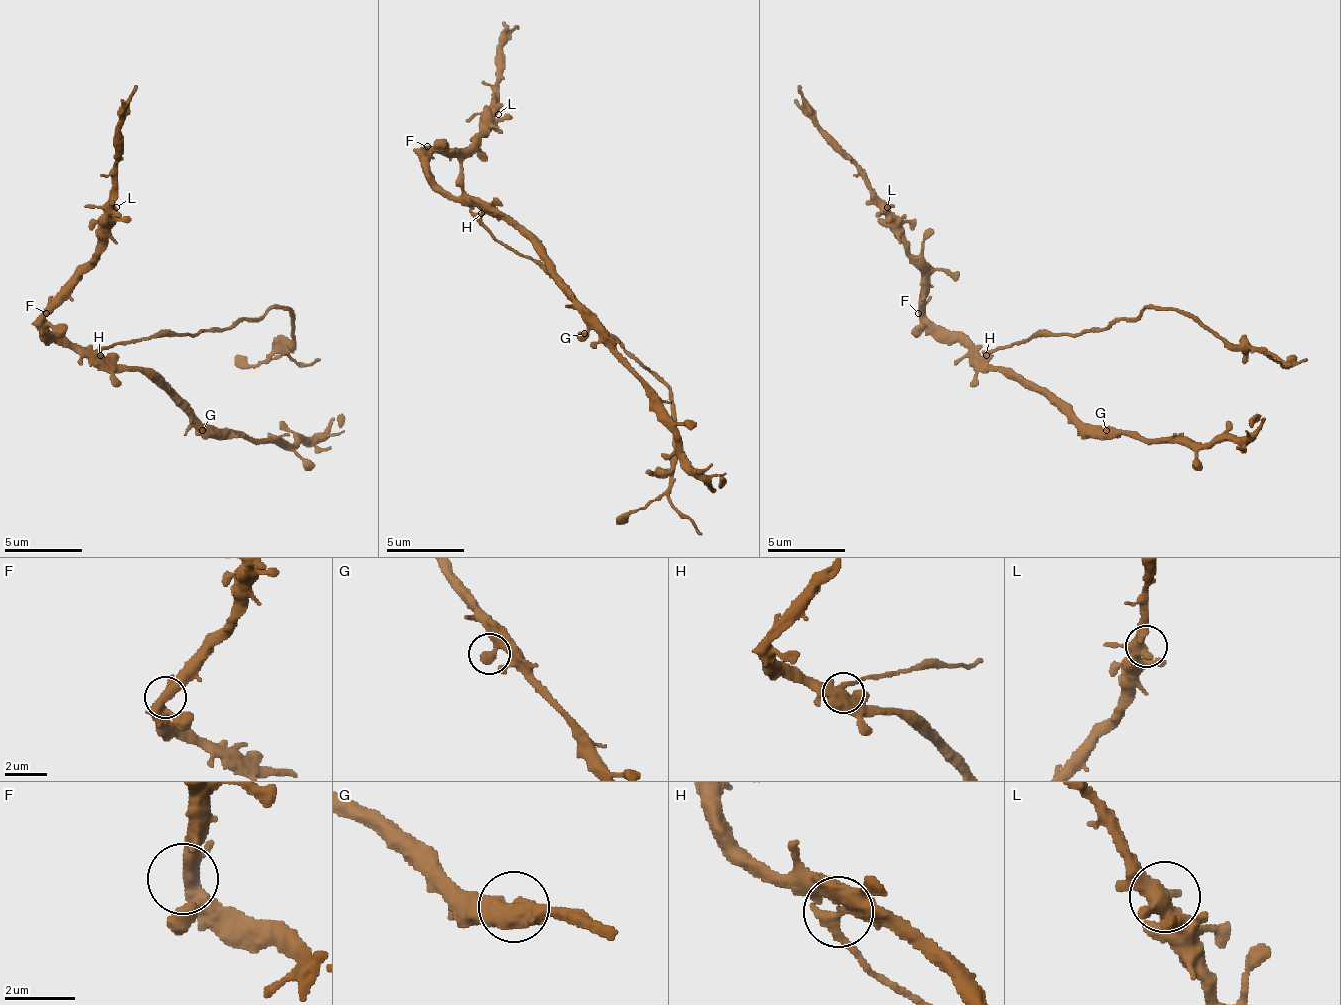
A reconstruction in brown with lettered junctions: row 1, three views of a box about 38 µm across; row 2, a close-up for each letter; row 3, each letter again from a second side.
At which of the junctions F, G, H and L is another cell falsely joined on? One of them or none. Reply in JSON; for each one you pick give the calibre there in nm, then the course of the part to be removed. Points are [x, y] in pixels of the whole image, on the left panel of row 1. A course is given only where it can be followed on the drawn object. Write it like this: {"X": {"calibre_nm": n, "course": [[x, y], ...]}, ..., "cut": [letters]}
{"H": {"calibre_nm": 400, "course": [[101, 356], [116, 344], [198, 336], [257, 320], [269, 309], [292, 313], [292, 344], [261, 363], [233, 356]]}, "cut": ["H"]}

